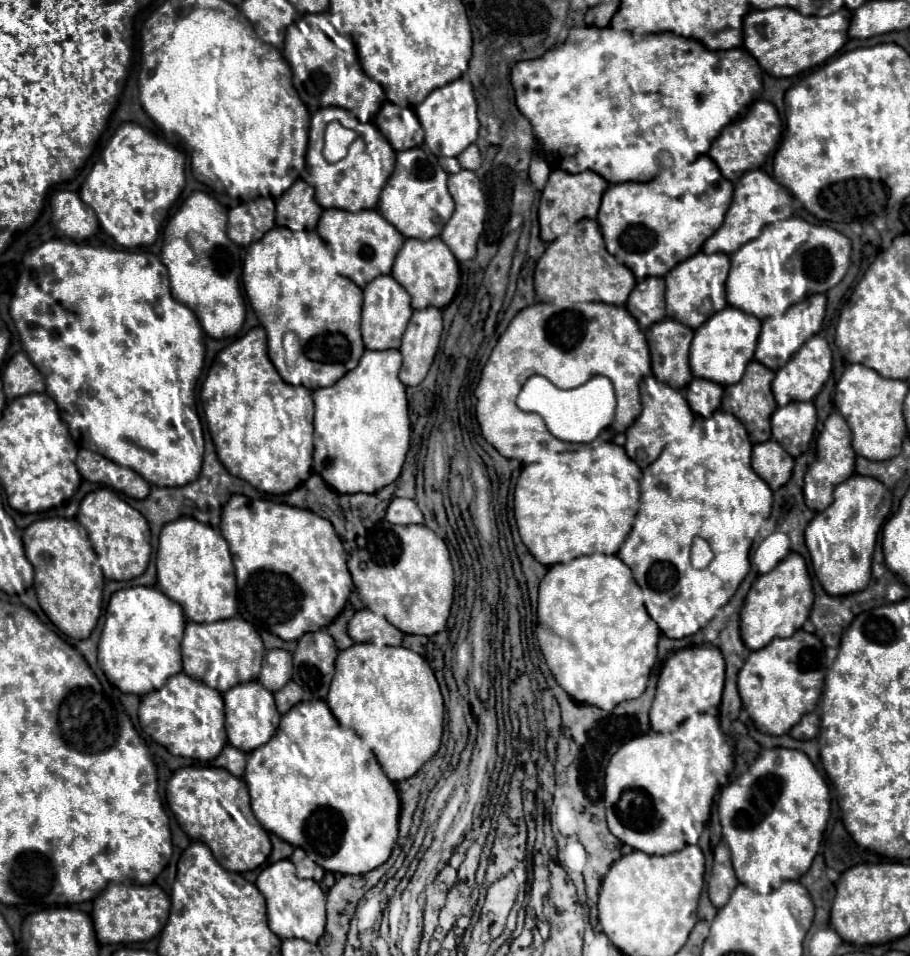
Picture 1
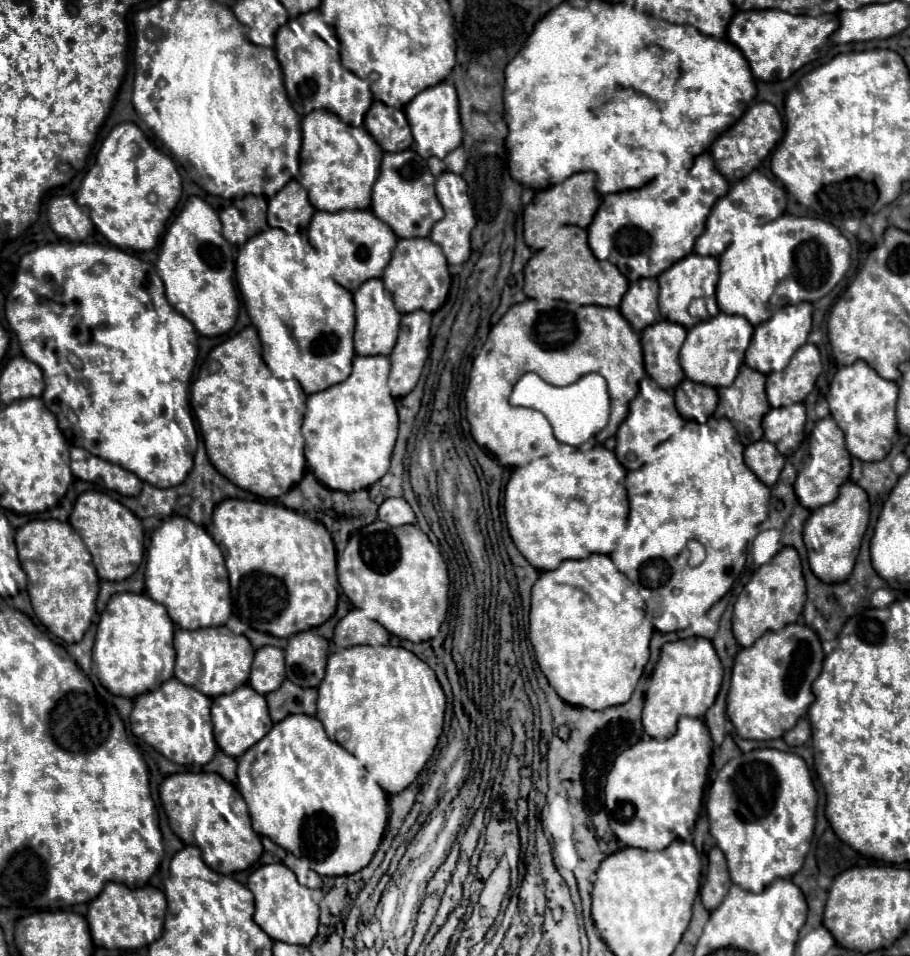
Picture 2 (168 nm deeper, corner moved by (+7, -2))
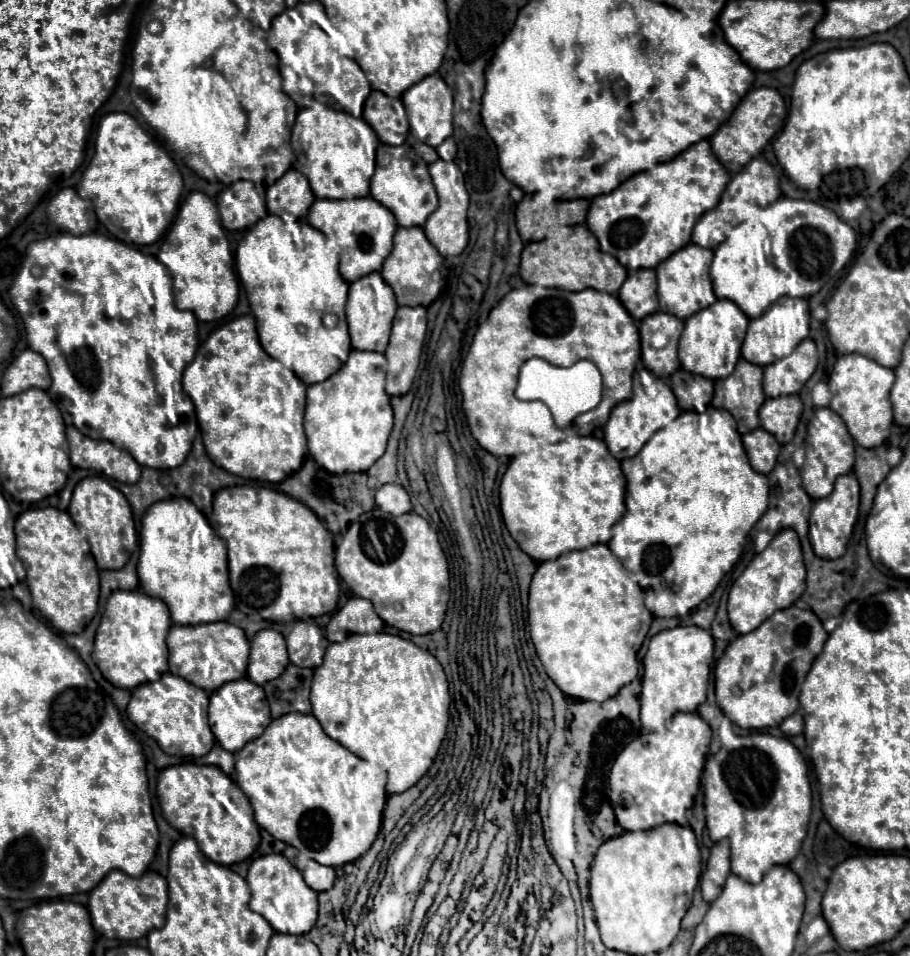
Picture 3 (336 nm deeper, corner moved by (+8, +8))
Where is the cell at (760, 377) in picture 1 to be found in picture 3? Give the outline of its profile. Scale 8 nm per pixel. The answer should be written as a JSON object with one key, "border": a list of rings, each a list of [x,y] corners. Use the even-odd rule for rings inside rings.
{"border":[[[739,361],[735,371],[727,379],[715,381],[713,401],[715,408],[723,408],[737,421],[737,431],[749,433],[759,427],[759,407],[765,401],[765,393],[761,389],[763,367],[751,365],[749,361]]]}

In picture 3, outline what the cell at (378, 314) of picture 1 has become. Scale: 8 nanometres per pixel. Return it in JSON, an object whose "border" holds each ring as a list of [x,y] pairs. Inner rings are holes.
{"border":[[[377,271],[351,283],[345,313],[347,313],[349,337],[351,337],[353,349],[383,353],[387,349],[387,341],[389,341],[389,333],[391,333],[391,321],[395,317],[395,311],[397,311],[395,295],[391,293],[391,287],[383,281],[383,277]]]}

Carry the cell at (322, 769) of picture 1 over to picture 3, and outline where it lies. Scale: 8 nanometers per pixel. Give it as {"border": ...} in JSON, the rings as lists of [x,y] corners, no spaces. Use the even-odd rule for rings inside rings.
{"border":[[[287,713],[271,721],[261,737],[237,751],[233,777],[249,797],[259,827],[275,839],[299,851],[307,851],[311,859],[329,867],[341,867],[369,851],[381,829],[383,807],[389,796],[387,771],[379,763],[359,759],[337,741],[331,741],[331,737],[323,733],[319,721],[303,713]]]}

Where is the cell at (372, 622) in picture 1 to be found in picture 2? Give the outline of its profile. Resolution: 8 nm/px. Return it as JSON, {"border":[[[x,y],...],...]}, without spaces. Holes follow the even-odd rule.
{"border":[[[352,609],[334,629],[334,643],[340,649],[352,645],[386,645],[388,639],[390,633],[360,609]]]}

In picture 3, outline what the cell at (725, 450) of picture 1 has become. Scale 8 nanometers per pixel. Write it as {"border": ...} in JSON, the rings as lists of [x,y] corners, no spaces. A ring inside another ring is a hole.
{"border":[[[707,409],[705,413],[695,413],[695,411],[681,411],[679,417],[667,425],[665,429],[655,431],[655,435],[651,435],[651,439],[647,441],[647,445],[643,445],[643,449],[629,459],[621,461],[621,469],[627,477],[627,495],[625,495],[625,515],[619,519],[619,523],[615,523],[611,527],[613,537],[611,541],[607,541],[609,549],[617,555],[617,559],[623,563],[623,567],[631,573],[631,577],[635,577],[635,581],[641,585],[643,593],[645,593],[645,605],[647,609],[655,615],[655,617],[683,617],[687,615],[687,611],[695,609],[701,601],[705,601],[715,587],[719,585],[719,581],[723,579],[725,573],[731,571],[731,567],[737,563],[737,559],[743,553],[747,535],[751,531],[751,527],[759,521],[759,517],[767,511],[767,503],[769,503],[769,485],[767,485],[767,477],[763,473],[757,473],[745,455],[743,443],[741,443],[741,435],[737,433],[737,425],[735,419],[731,417],[731,413],[727,413],[725,409]]]}

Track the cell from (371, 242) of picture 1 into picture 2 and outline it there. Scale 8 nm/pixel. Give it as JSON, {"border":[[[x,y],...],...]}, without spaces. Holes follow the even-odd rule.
{"border":[[[316,211],[308,226],[308,240],[314,245],[314,249],[336,257],[338,267],[334,271],[334,279],[344,289],[354,293],[364,281],[372,277],[382,277],[398,237],[384,221],[376,219],[372,211]]]}

